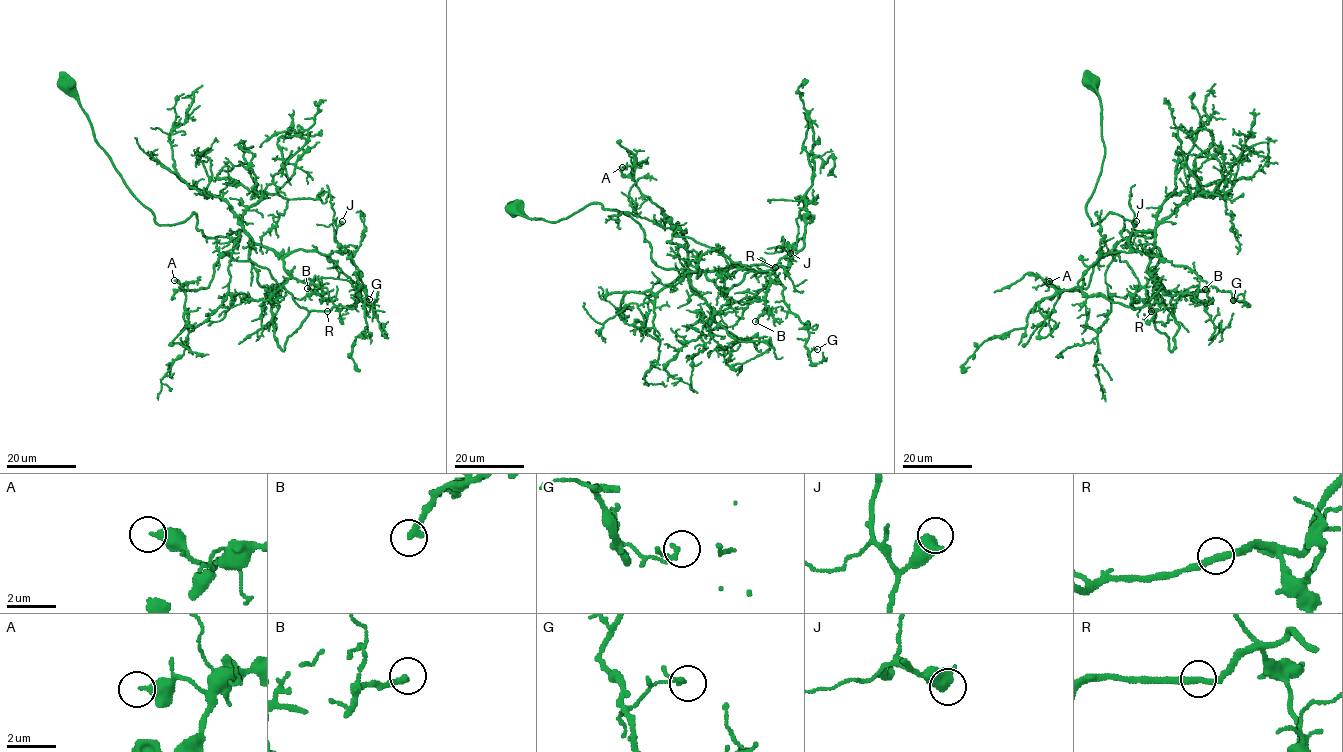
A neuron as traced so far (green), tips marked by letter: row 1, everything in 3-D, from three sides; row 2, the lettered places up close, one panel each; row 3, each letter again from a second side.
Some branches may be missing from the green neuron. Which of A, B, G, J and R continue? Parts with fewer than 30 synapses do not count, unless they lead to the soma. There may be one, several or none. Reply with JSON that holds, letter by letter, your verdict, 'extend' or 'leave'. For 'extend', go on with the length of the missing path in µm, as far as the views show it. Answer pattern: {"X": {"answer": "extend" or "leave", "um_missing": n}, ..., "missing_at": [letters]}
{"A": {"answer": "leave"}, "B": {"answer": "extend", "um_missing": 20}, "G": {"answer": "leave"}, "J": {"answer": "leave"}, "R": {"answer": "leave"}, "missing_at": ["B"]}

